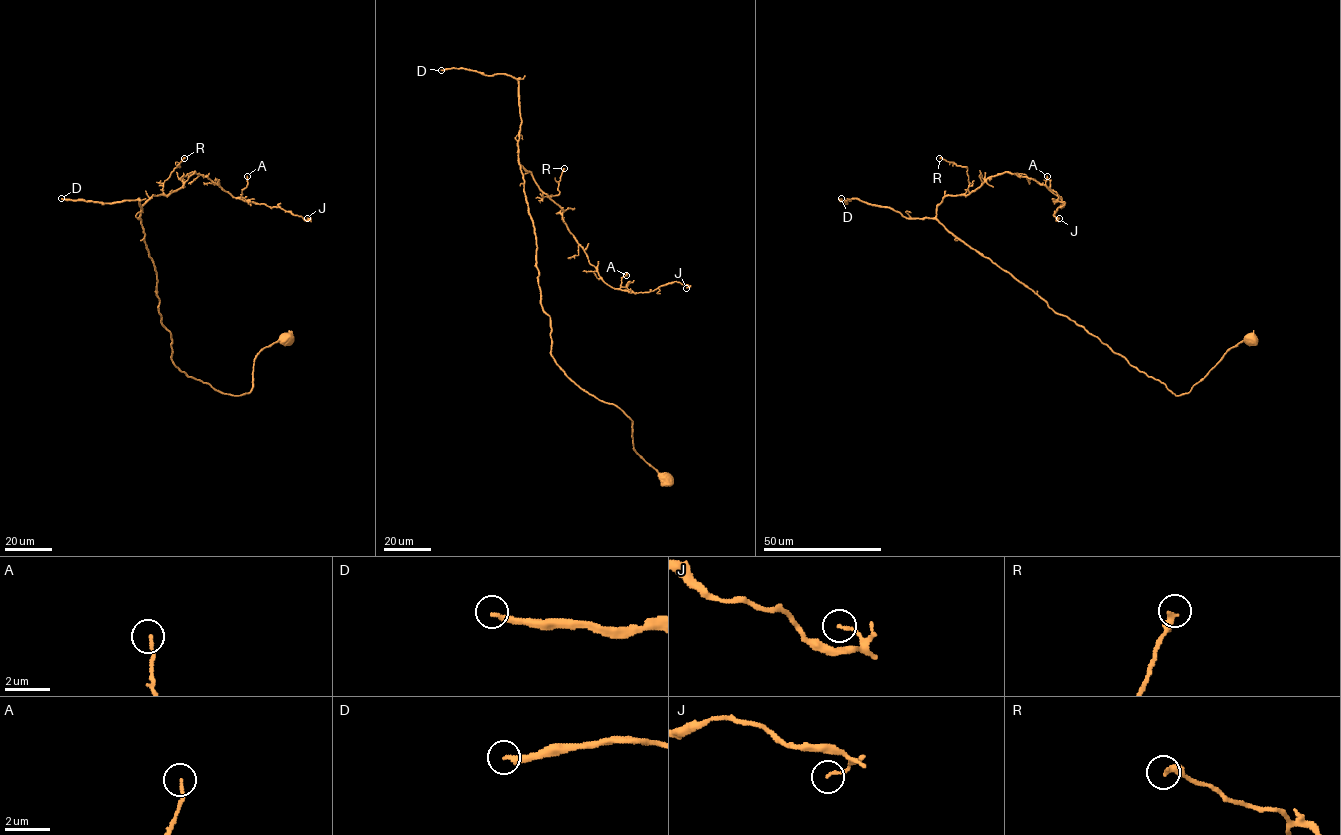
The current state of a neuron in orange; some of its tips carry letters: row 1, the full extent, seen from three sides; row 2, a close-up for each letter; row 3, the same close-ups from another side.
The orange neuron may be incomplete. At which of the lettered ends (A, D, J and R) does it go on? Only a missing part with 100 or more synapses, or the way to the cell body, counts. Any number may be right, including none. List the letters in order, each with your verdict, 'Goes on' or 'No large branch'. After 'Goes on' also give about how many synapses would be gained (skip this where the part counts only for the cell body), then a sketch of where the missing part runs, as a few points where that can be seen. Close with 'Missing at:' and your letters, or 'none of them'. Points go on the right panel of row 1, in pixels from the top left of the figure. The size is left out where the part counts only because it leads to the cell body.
A: No large branch
D: Goes on. Roughly 250 synapses. Course of what is missing: (841, 198), (942, 227), (951, 194), (999, 196), (995, 190), (1006, 192)
J: No large branch
R: No large branch
Missing at: D

